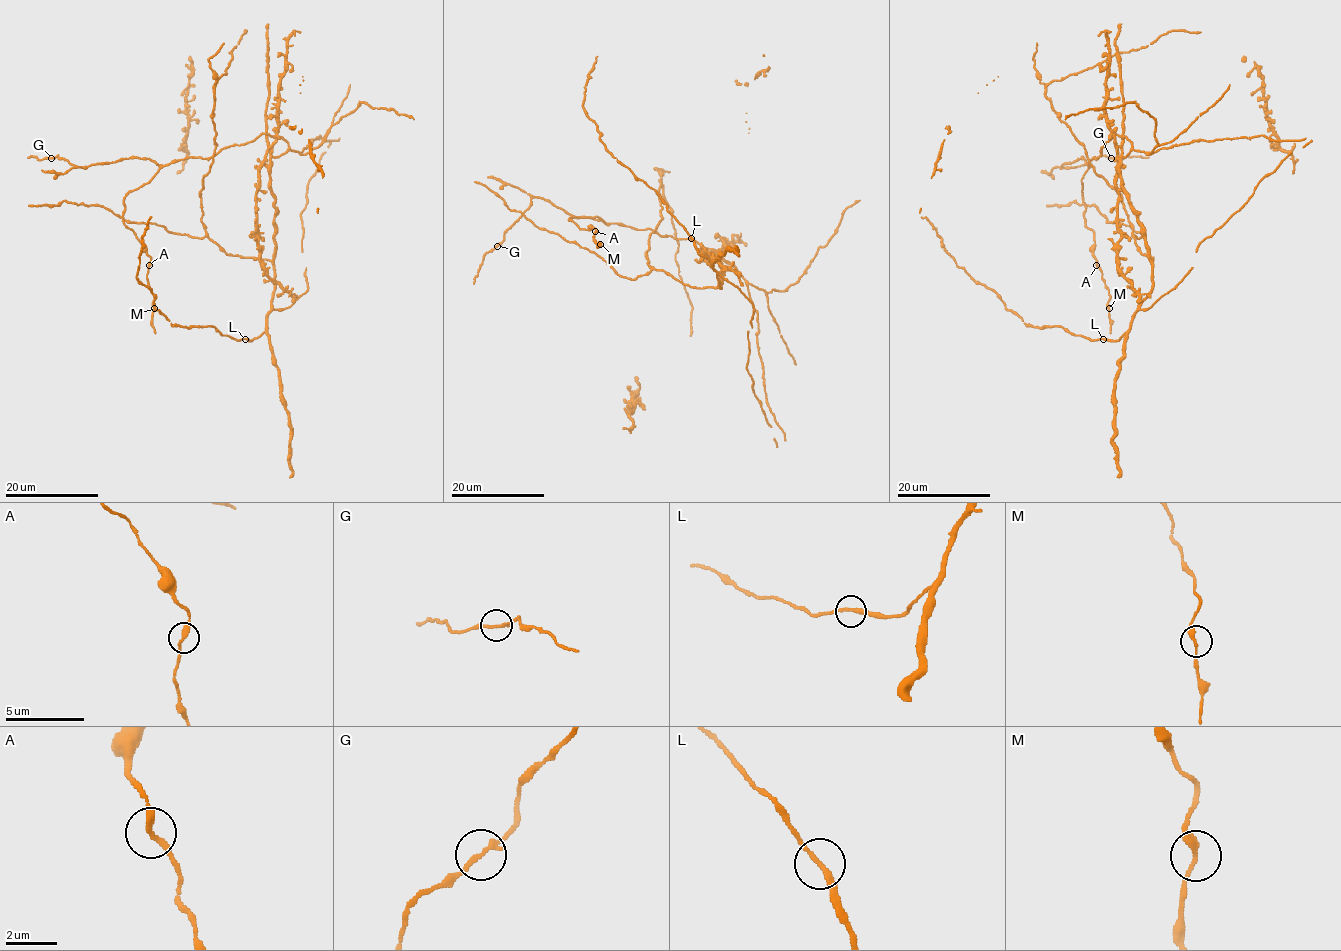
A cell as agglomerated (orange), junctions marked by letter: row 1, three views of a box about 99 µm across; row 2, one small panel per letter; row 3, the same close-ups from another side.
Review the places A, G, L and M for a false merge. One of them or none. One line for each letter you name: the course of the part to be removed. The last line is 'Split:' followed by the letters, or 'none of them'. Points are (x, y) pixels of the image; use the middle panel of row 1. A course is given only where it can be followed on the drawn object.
Split: none of them

